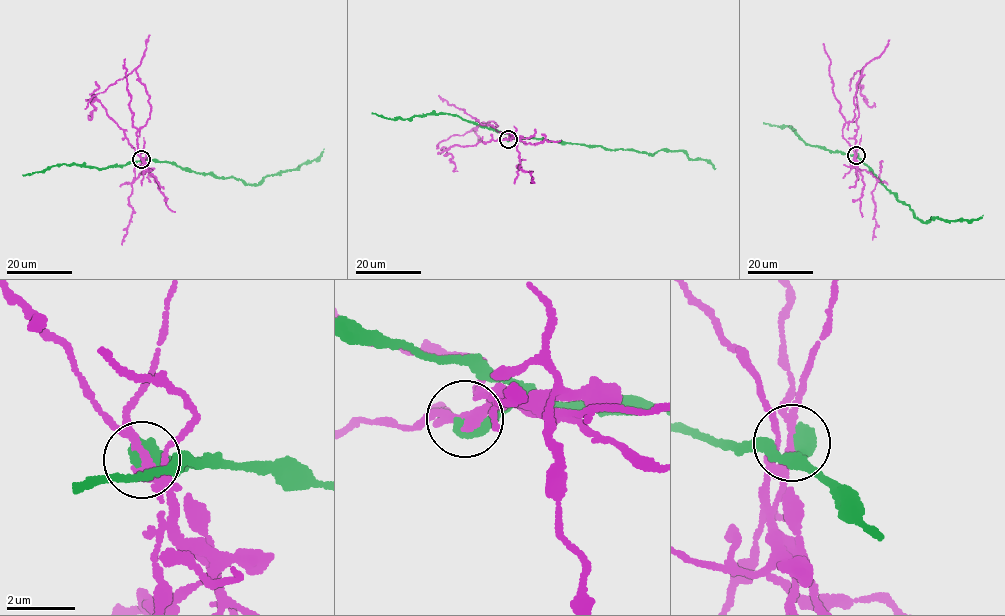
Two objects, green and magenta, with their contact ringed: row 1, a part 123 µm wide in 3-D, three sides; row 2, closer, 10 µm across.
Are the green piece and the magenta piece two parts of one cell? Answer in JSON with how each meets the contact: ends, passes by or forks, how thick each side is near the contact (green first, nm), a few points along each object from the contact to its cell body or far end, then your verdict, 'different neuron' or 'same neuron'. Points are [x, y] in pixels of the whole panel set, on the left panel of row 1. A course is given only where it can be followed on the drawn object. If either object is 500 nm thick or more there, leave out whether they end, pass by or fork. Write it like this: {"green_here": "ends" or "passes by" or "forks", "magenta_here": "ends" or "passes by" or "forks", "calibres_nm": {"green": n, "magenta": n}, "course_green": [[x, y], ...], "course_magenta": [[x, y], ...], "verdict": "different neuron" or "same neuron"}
{"calibres_nm": {"green": 550, "magenta": 280}, "course_green": [[141, 159], [173, 162], [196, 172], [257, 185], [264, 177], [316, 160], [324, 149]], "course_magenta": [[141, 159], [146, 155], [137, 148], [137, 133], [150, 111], [149, 96], [136, 71], [94, 95], [84, 109]], "verdict": "different neuron"}

